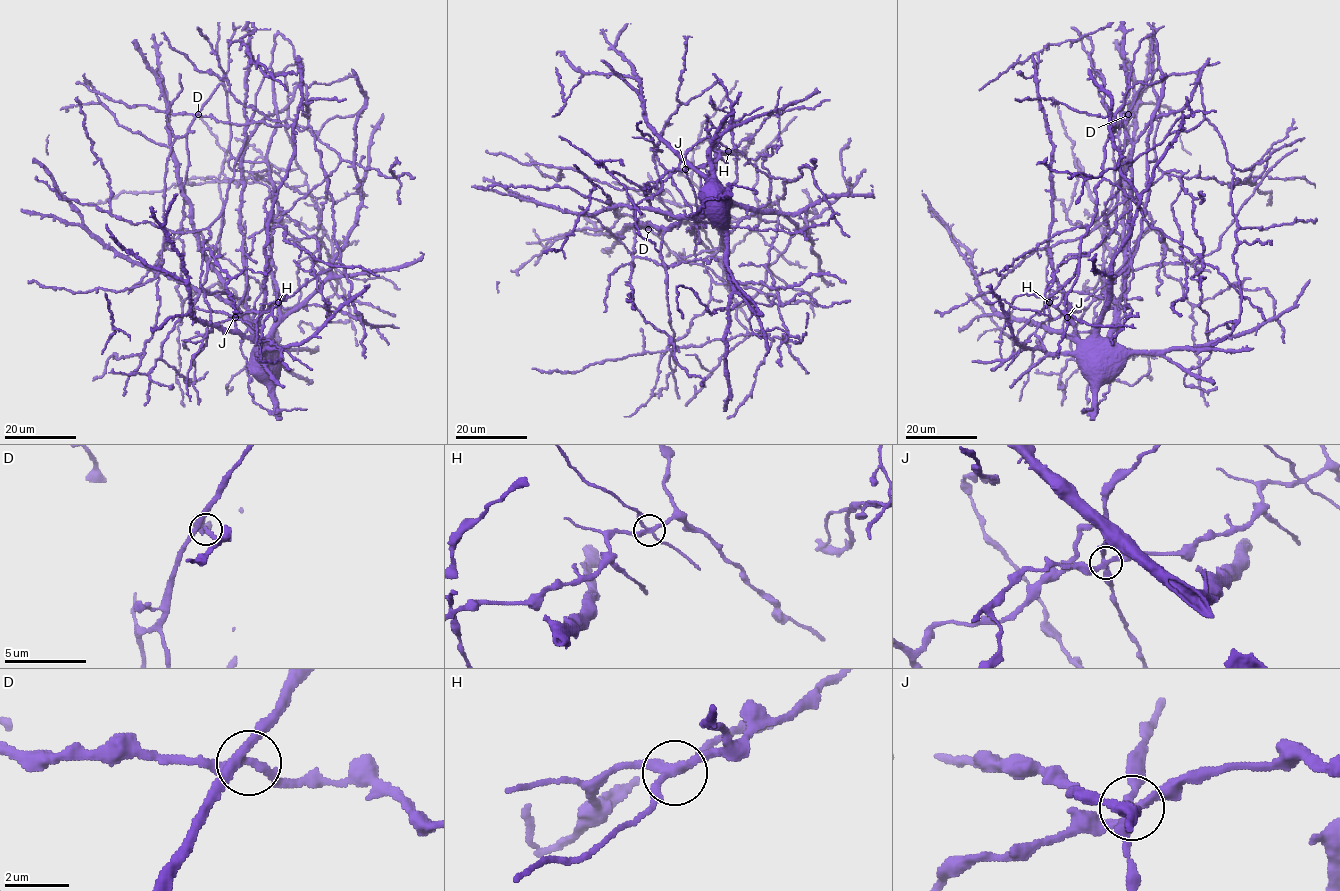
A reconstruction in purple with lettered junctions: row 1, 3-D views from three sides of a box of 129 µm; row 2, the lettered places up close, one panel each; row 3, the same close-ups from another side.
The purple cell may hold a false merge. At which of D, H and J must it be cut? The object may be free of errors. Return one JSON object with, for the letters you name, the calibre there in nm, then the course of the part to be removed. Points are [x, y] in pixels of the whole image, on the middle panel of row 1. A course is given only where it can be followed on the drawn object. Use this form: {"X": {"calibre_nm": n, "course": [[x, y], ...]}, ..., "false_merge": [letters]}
{"H": {"calibre_nm": 240, "course": [[729, 151], [708, 132], [705, 115]]}, "false_merge": ["H"]}

